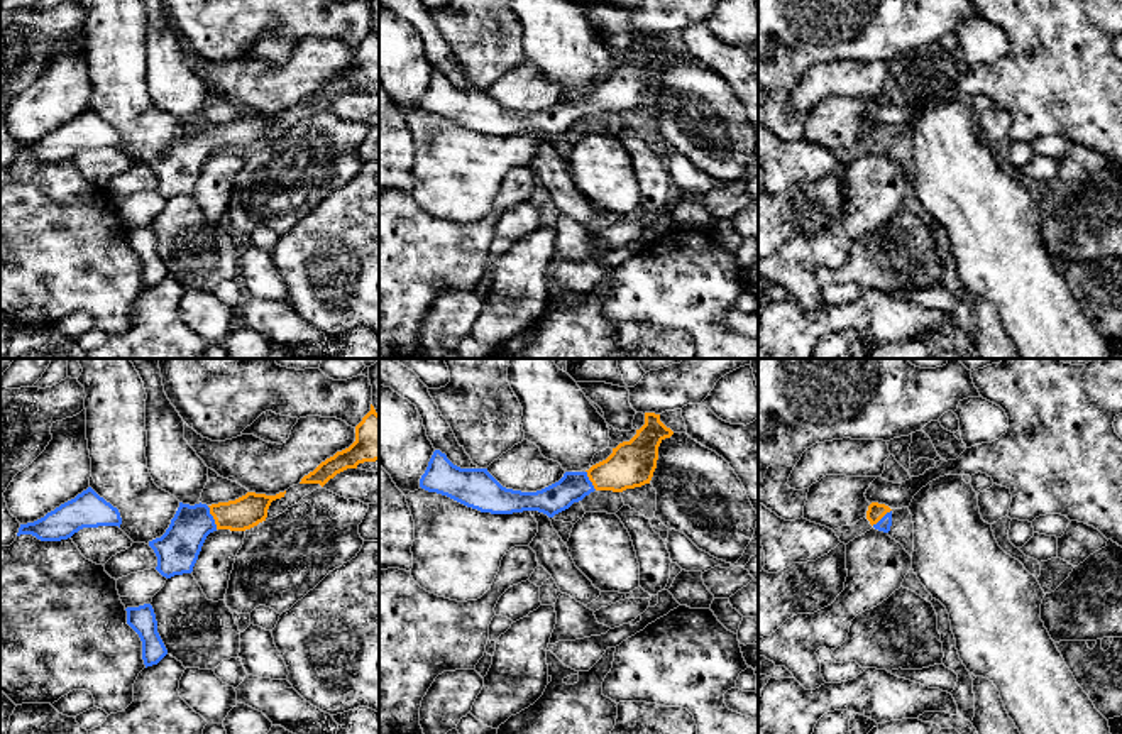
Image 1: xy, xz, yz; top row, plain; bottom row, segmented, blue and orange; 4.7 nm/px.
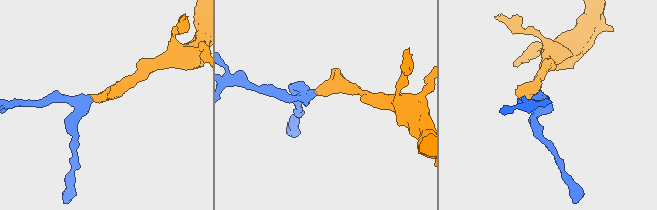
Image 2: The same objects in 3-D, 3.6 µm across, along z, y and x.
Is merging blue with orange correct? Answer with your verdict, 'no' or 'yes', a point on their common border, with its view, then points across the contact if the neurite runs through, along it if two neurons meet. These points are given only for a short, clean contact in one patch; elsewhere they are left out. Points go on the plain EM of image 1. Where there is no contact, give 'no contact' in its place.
yes; contact xy (212, 139); way xy (178, 169), (212, 139), (247, 132)

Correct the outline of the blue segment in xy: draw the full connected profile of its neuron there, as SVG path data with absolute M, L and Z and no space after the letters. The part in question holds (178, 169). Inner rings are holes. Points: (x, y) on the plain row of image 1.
M286 112L276 117L247 113L235 122L218 123L212 127L201 123L195 127L179 123L179 129L171 140L166 154L161 159L149 162L149 167L157 178L156 191L166 200L191 194L201 167L210 154L217 151L245 152L257 147L259 144L266 142L271 123L284 118L284 115Z

